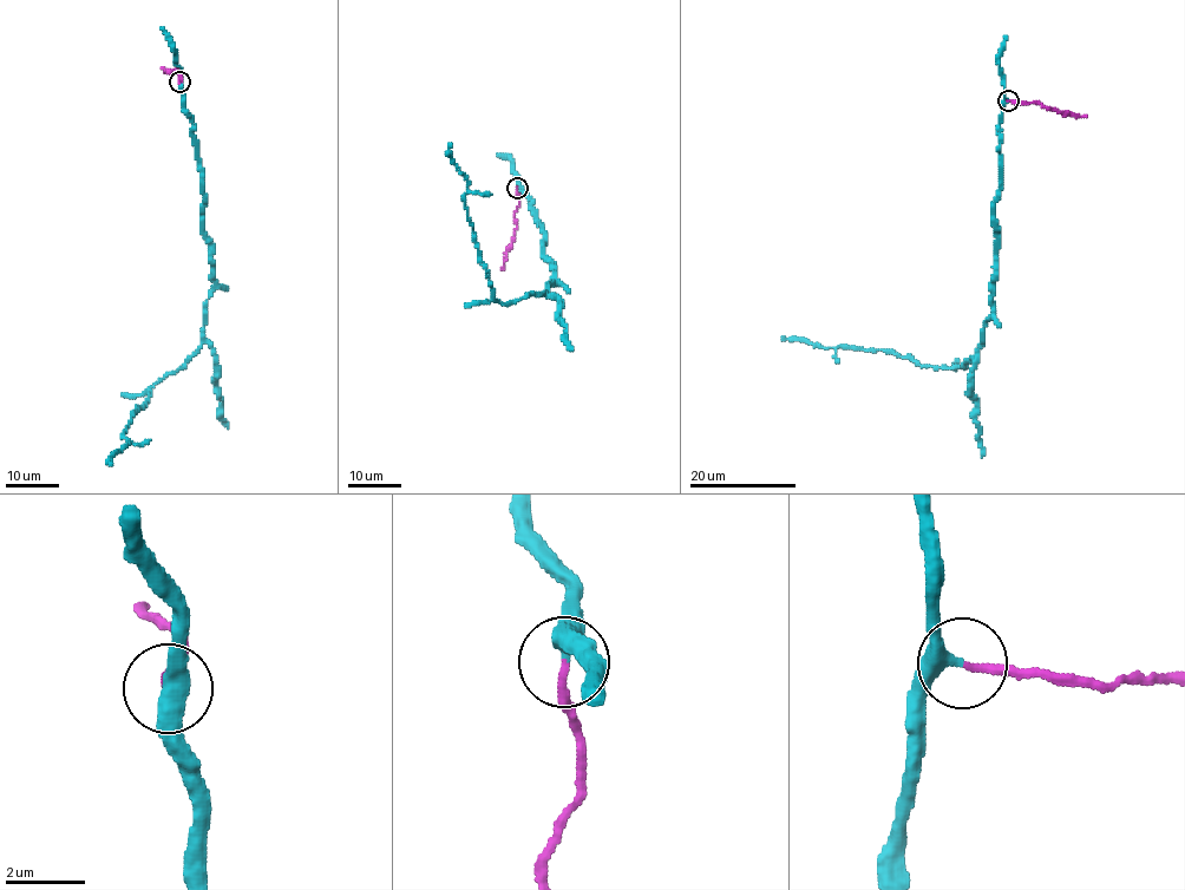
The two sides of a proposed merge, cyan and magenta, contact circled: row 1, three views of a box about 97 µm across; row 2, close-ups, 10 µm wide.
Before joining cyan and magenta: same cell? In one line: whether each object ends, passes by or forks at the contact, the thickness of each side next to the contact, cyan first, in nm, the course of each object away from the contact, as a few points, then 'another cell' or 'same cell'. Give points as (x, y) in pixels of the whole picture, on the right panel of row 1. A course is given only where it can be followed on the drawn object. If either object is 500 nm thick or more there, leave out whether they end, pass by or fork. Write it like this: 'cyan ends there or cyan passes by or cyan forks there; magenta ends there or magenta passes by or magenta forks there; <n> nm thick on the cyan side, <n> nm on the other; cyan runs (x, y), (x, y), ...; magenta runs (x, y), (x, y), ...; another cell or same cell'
cyan passes by; magenta ends there; 320 nm thick on the cyan side, 190 nm on the other; cyan runs (1008, 100), (1000, 123), (992, 316), (983, 324), (976, 355), (964, 366), (918, 366), (884, 351), (781, 338); magenta runs (1008, 100), (1086, 115); same cell

